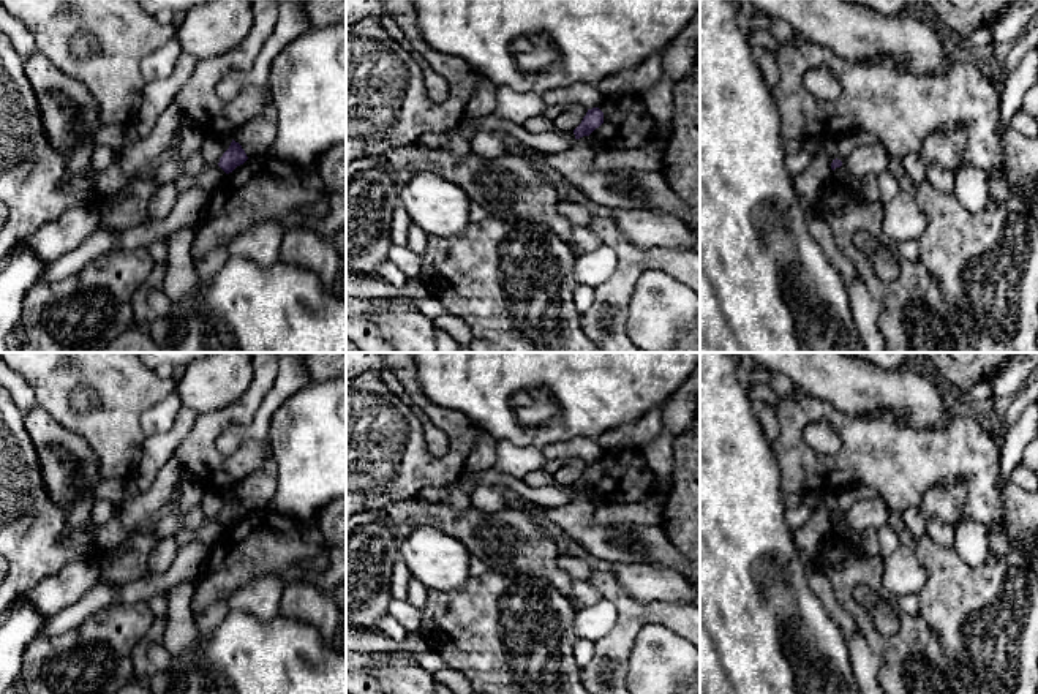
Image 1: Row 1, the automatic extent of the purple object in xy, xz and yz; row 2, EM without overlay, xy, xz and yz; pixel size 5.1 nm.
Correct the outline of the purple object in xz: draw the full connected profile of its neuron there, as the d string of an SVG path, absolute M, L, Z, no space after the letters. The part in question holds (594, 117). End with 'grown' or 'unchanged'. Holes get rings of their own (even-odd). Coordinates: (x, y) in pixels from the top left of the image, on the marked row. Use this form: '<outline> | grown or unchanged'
M599 107L588 109L581 123L574 130L575 139L589 136L602 123L604 123L604 112Z | unchanged

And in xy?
M232 139L229 149L220 158L218 166L226 172L232 172L237 166L243 164L248 160L245 150L239 142Z | unchanged

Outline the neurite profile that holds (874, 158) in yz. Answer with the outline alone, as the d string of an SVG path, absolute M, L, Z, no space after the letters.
M877 139L874 144L863 145L853 150L844 161L842 168L855 179L861 180L866 175L878 175L888 169L889 153Z

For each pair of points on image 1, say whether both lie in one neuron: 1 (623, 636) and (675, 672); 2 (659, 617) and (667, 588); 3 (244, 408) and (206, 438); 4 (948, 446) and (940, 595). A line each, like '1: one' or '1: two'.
1: two
2: two
3: one
4: two

